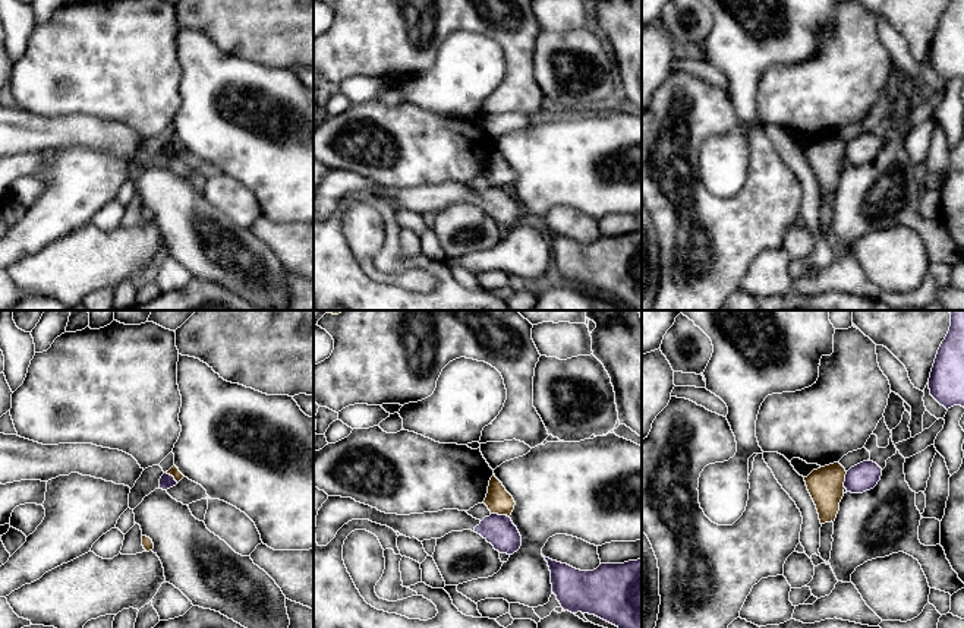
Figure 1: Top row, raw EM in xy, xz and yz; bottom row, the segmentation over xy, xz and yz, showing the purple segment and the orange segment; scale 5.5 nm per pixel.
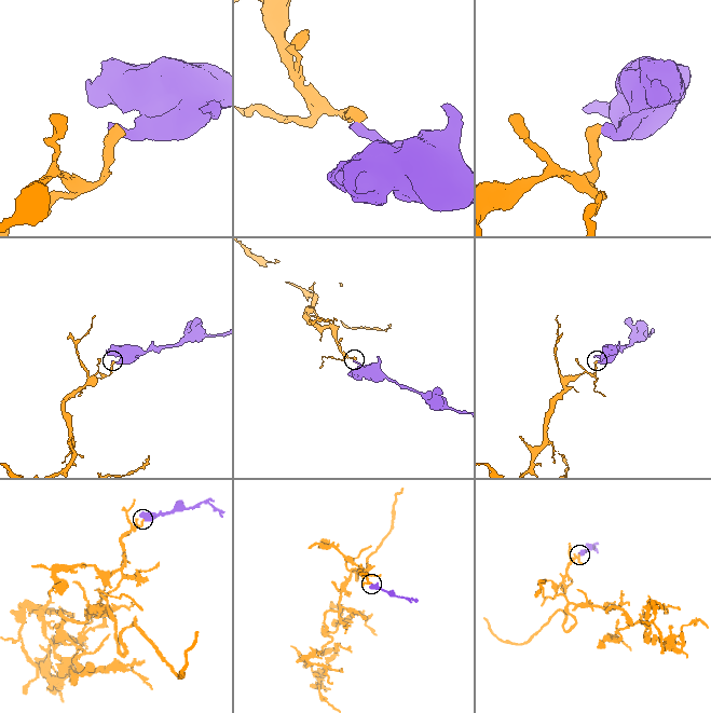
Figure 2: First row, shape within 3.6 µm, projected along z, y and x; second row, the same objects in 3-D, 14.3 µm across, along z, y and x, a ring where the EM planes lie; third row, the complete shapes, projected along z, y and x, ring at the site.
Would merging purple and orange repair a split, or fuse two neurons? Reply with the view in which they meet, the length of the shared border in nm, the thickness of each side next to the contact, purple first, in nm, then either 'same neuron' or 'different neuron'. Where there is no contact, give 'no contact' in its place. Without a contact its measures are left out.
contact in xz; length 110 nm; calibres 170 and 140 nm; different neuron

